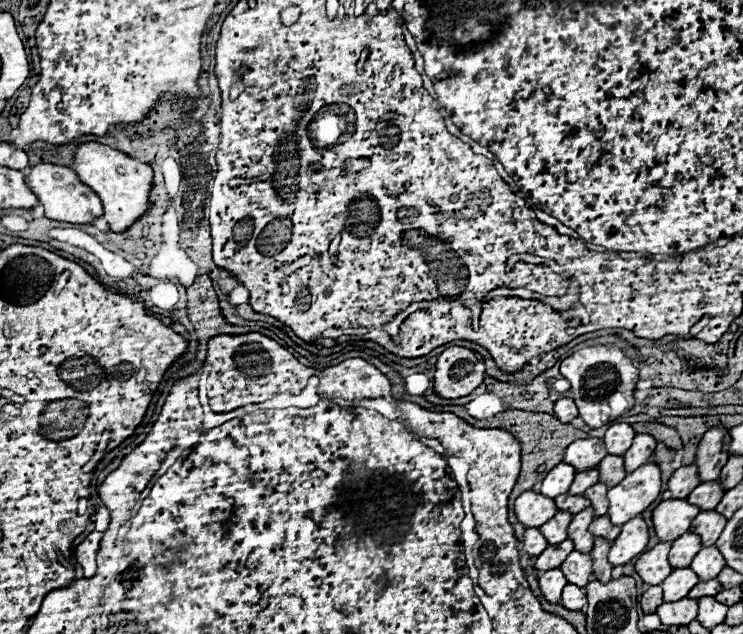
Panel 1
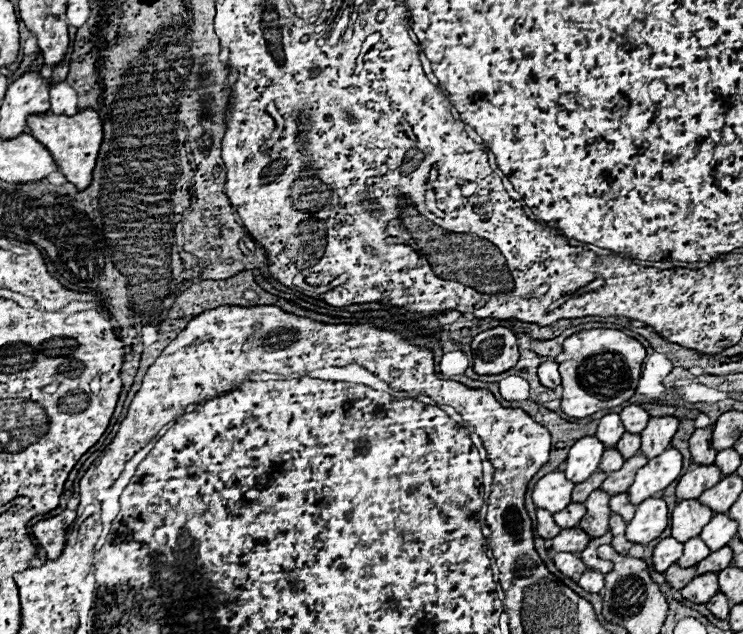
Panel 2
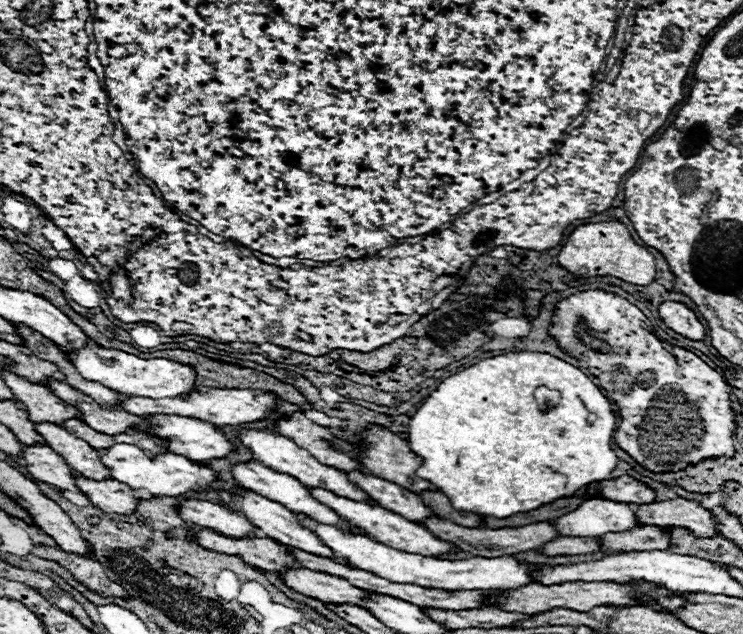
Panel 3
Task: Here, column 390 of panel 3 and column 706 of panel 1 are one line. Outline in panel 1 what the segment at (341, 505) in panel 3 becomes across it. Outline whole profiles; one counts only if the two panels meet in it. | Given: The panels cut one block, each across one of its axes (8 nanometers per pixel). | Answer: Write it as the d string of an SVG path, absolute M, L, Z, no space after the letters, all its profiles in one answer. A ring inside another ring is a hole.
M708 510L708 512L700 512L696 520L692 520L690 532L696 532L700 536L702 546L706 548L718 540L724 526L726 526L726 518L720 518L720 514L716 514L714 510Z

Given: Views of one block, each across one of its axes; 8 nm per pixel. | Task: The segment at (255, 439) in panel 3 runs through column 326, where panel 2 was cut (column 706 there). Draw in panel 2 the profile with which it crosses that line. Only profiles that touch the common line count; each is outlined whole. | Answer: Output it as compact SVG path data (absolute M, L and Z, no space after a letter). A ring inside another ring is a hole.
M714 464L692 466L676 484L678 502L682 502L686 498L698 498L704 490L716 486L716 482L720 482L720 478L722 478L722 474Z

